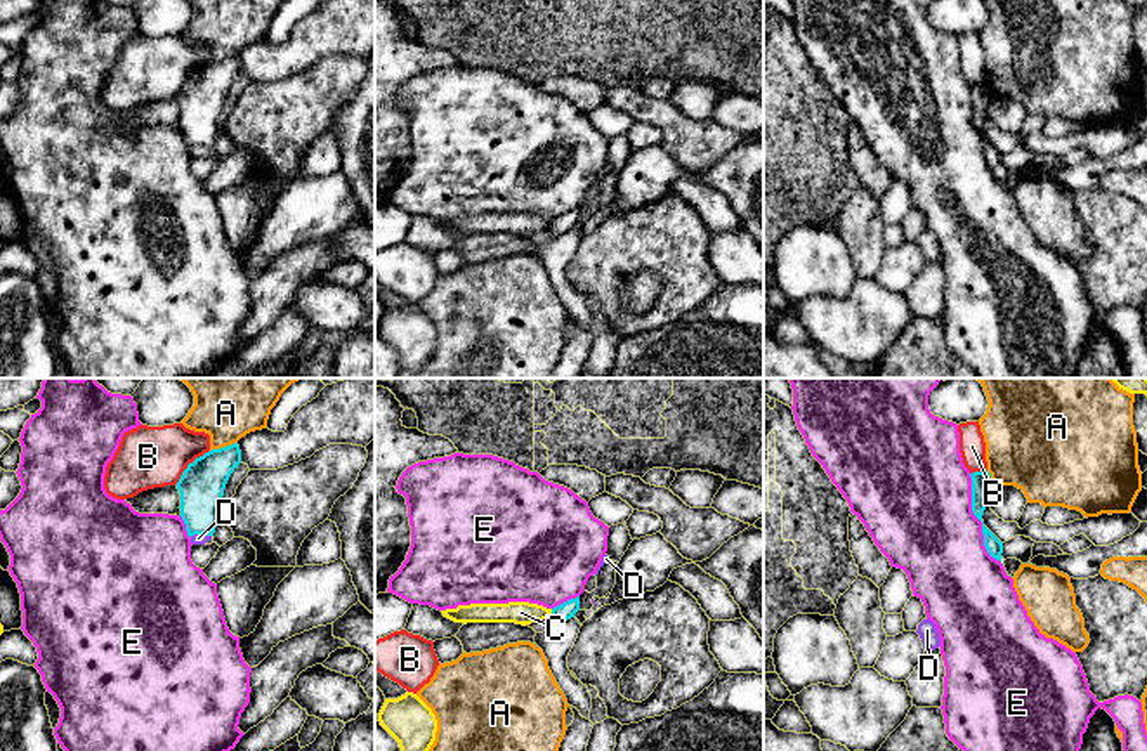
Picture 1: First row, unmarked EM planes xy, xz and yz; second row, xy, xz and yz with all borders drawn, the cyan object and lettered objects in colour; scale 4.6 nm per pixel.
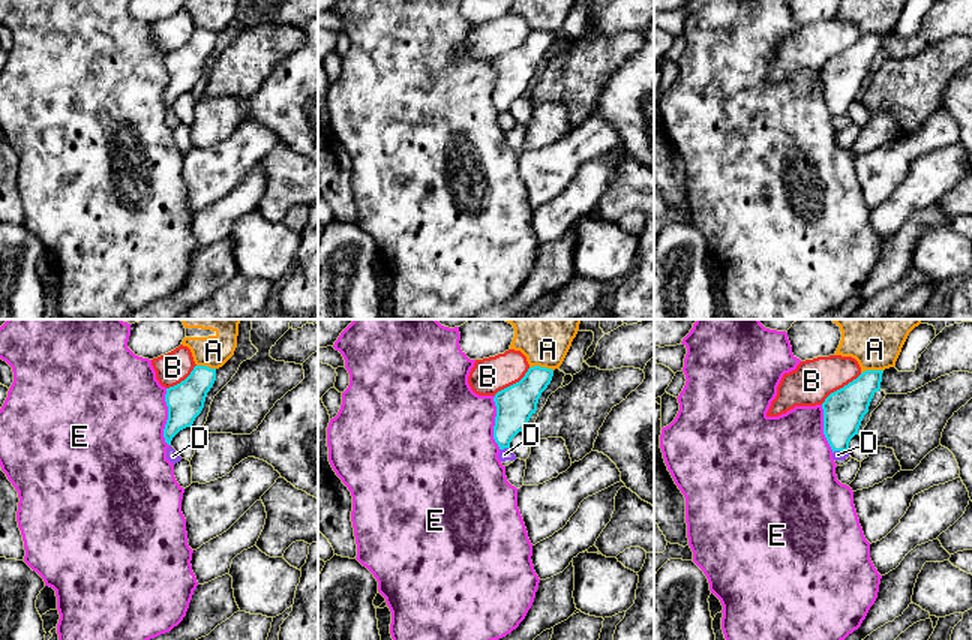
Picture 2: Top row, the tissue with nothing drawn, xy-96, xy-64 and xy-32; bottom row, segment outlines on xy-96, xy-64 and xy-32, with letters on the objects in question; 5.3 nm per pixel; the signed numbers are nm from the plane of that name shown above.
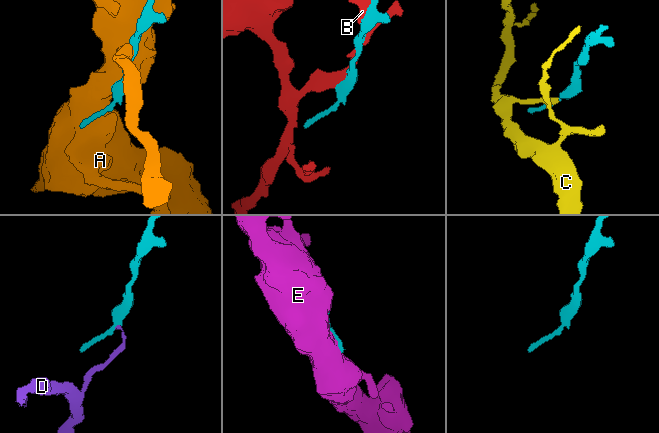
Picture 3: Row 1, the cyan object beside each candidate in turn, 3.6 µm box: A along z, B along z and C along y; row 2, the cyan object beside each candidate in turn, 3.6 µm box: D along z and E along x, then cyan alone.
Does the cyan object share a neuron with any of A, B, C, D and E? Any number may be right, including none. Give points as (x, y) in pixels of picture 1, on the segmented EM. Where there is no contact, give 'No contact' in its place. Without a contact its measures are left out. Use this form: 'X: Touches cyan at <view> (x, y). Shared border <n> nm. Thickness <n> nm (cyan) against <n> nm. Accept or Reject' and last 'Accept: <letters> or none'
A: Touches cyan at xy (222, 448). Shared border 140 nm. Thickness 220 nm (cyan) against 360 nm. Reject
B: Touches cyan at xy (188, 465). Shared border 240 nm. Thickness 220 nm (cyan) against 280 nm. Reject
C: Touches cyan at xz (550, 614). Shared border 50 nm. Thickness 80 nm (cyan) against 110 nm. Reject
D: Touches cyan at xy (200, 533). Shared border 100 nm. Thickness 220 nm (cyan) against 50 nm. Reject
E: Touches cyan at yz (977, 517). Shared border 440 nm. Thickness 100 nm (cyan) against 460 nm. Reject
Accept: none

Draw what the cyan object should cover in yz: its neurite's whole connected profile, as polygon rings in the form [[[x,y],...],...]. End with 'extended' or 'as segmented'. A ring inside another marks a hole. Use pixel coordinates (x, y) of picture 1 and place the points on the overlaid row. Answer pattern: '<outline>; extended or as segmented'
[[[973,472],[972,477],[972,512],[982,522],[984,546],[987,553],[1001,562],[1003,543],[984,526],[982,515],[987,506],[991,487],[994,486],[991,473]]]; as segmented

